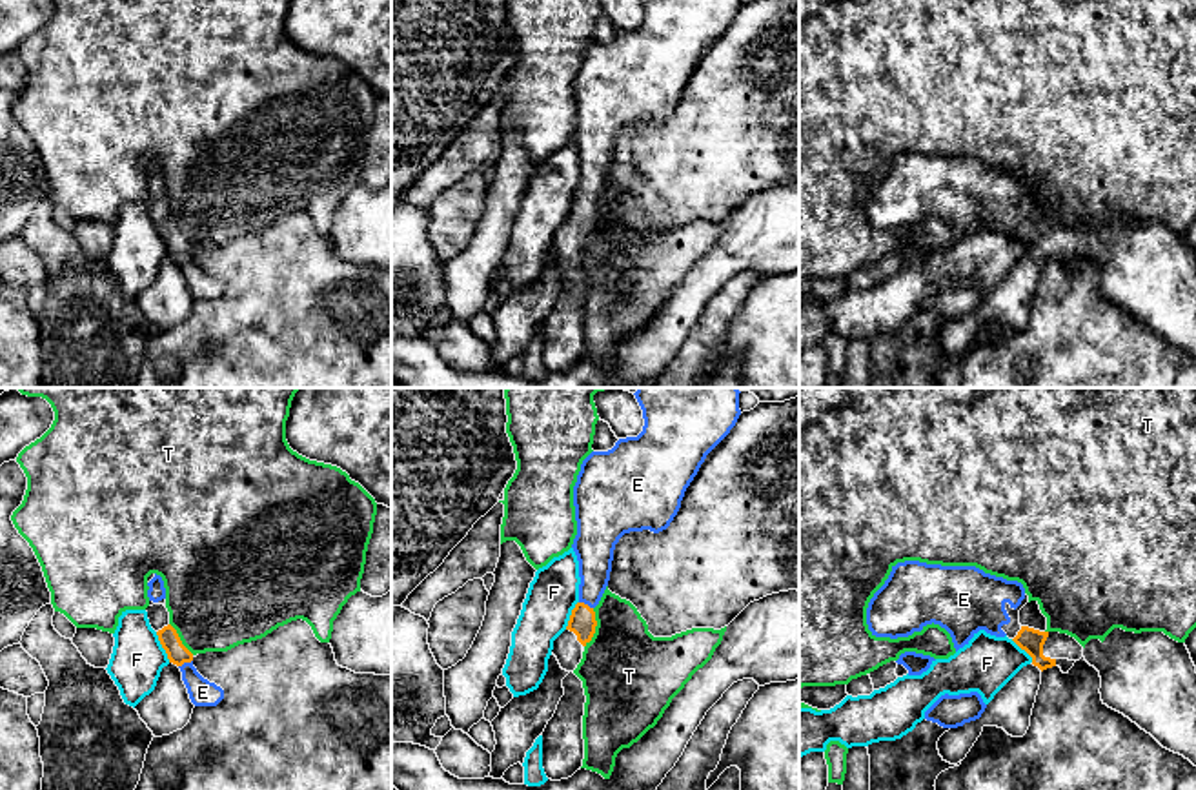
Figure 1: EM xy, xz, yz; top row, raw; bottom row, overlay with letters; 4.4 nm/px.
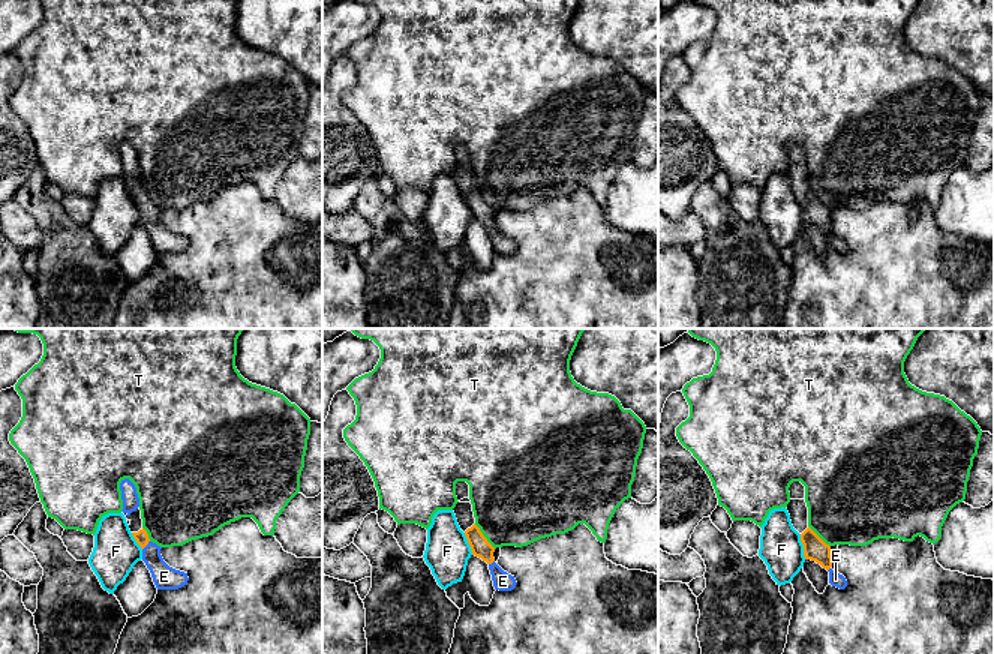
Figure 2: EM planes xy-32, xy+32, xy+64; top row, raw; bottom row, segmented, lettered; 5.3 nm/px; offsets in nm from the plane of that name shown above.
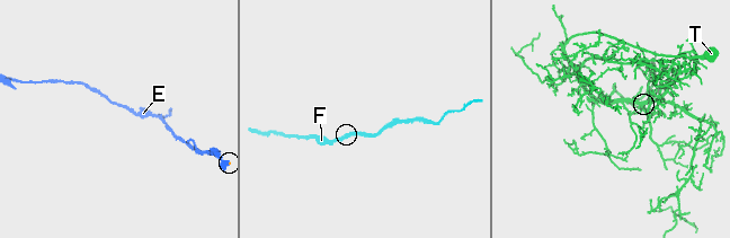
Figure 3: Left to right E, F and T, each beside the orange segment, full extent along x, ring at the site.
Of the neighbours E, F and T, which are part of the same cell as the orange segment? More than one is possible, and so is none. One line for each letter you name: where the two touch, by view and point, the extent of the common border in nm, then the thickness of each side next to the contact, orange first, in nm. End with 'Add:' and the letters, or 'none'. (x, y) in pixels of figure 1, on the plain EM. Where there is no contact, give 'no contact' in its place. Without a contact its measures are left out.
E: contact xy (184, 253); length 70 nm; calibres 90 and 120 nm
Add: E

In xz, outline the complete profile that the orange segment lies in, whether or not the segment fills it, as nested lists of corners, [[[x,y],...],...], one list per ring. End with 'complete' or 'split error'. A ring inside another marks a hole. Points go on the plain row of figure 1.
[[[641,0],[644,18],[637,29],[619,31],[608,44],[592,44],[581,56],[573,78],[577,127],[573,144],[579,153],[579,195],[572,202],[566,222],[553,233],[552,246],[566,264],[583,251],[583,240],[595,226],[595,204],[612,164],[613,142],[630,124],[659,126],[670,118],[681,100],[686,80],[706,47],[735,18],[739,0]]]; split error

